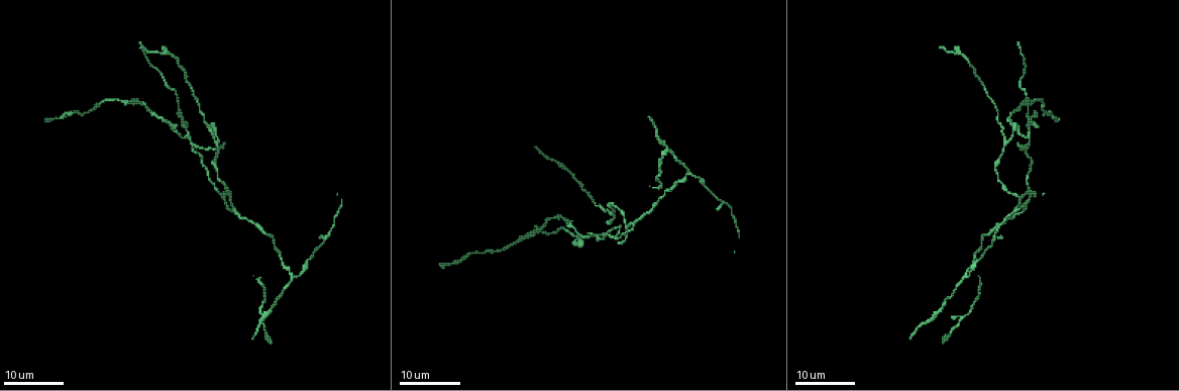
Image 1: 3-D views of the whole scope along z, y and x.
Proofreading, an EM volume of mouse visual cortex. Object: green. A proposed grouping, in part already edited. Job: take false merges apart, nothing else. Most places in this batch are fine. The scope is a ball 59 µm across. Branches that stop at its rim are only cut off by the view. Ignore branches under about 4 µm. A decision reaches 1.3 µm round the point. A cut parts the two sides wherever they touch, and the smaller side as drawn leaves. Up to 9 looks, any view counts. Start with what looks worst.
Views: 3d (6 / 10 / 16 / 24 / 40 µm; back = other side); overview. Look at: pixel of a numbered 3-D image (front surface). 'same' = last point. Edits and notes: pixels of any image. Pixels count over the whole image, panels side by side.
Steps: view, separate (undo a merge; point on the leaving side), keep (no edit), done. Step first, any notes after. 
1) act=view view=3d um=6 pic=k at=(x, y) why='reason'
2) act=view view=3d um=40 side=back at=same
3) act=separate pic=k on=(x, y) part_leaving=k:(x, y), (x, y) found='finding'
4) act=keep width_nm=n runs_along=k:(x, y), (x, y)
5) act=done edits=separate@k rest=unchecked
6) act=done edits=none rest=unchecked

act=view view=3d um=16 pic=1 at=(961, 320) why='three-way junction'

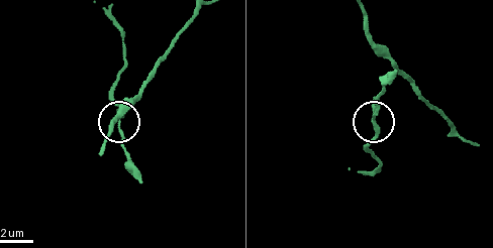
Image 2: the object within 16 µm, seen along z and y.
act=view view=3d um=10 pic=2 at=(375, 123)

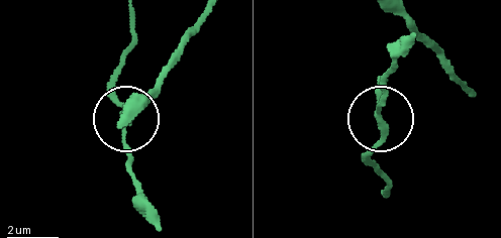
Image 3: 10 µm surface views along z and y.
act=keep arms=3 found='all the same neuron'

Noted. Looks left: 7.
act=view view=3d um=24 pic=1 at=(689, 175) why='three arms meet'

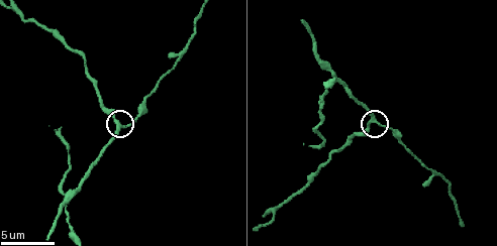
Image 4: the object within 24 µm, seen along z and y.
act=view view=3d um=10 pic=4 at=(373, 119) why='closer look'

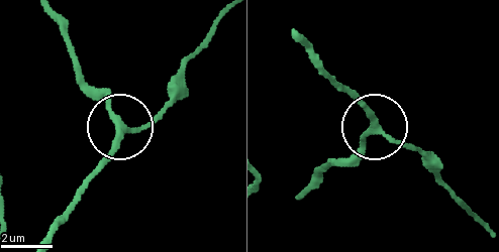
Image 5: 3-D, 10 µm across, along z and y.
act=keep width_nm=230 runs_along=5:(56, 16), (78, 75), (106, 101), (121, 133), (91, 170) found='one neuron here'

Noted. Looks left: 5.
act=view view=3d um=6 pic=4 at=(274, 209) why='branch point'

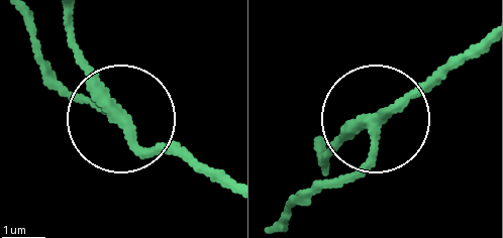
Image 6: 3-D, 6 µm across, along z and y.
act=keep arms=3 found='one neuron here'

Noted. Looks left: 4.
act=view view=3d um=16 pic=1 at=(187, 137) why='three arms meet'

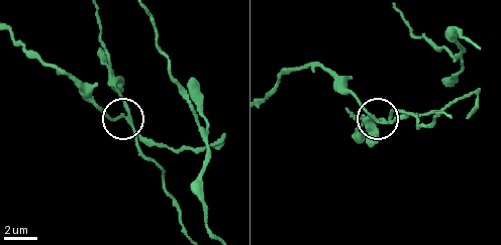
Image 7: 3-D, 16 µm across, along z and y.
act=view view=3d um=6 pic=7 at=(376, 117)

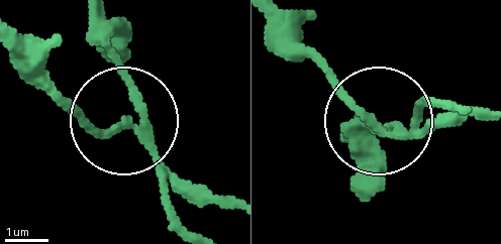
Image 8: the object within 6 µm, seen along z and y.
act=view view=3d um=6 side=back pic=8 at=(381, 129)

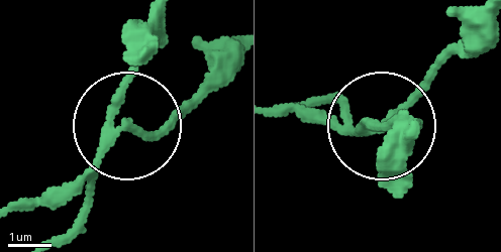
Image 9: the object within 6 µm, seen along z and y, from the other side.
act=separate pic=9 on=(145, 134) width_nm=180 found='a second neuron is stuck on'

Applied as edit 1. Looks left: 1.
act=done edits=separate@9 rest=unchecked

